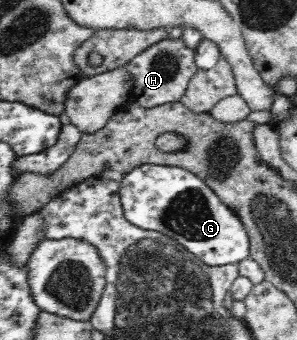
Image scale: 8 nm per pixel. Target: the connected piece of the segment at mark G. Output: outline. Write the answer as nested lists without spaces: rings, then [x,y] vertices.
[[[154,163],[138,165],[123,175],[123,179],[120,181],[119,195],[124,216],[131,224],[146,230],[160,232],[177,240],[208,266],[237,265],[251,256],[250,235],[247,234],[240,217],[234,213],[233,209],[222,202],[222,199],[201,177],[185,168]]]

